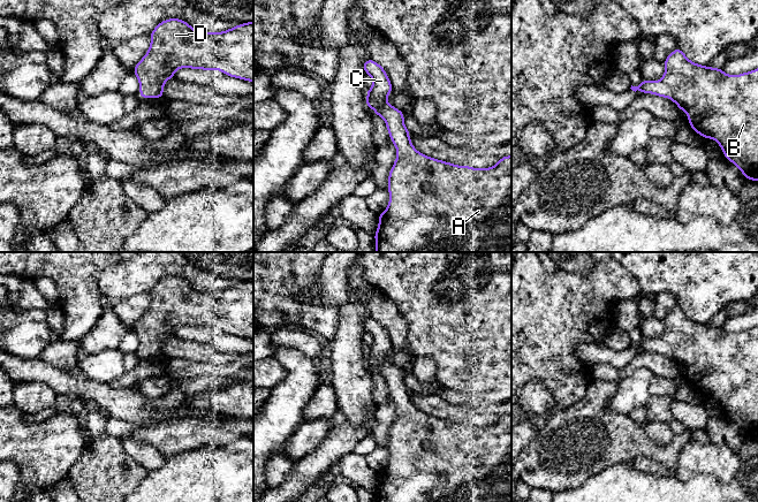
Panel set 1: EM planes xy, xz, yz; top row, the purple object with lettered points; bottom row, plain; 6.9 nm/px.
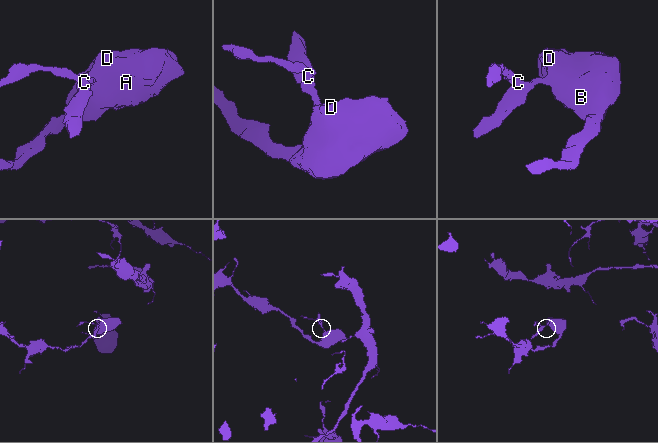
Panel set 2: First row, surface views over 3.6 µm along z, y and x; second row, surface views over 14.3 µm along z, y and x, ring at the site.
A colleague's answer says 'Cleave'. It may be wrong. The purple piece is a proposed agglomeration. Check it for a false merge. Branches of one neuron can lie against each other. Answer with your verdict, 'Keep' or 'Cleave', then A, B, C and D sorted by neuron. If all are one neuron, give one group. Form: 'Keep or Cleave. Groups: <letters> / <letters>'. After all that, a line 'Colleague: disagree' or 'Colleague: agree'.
Keep. Groups: A B C D
Colleague: disagree

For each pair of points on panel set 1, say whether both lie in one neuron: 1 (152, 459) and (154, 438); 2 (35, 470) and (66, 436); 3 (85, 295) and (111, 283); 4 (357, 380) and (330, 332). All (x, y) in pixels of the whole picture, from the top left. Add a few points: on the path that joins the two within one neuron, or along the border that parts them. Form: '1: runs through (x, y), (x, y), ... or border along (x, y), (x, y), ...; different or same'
1: border along (128, 436), (152, 445), (167, 457); different
2: runs through (43, 462), (58, 445); same
3: border along (115, 265), (110, 265), (99, 276), (101, 296); different
4: border along (338, 310), (336, 333), (330, 340); different

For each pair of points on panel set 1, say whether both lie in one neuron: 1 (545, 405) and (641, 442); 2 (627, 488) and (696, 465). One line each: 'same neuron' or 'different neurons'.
1: same neuron
2: different neurons

